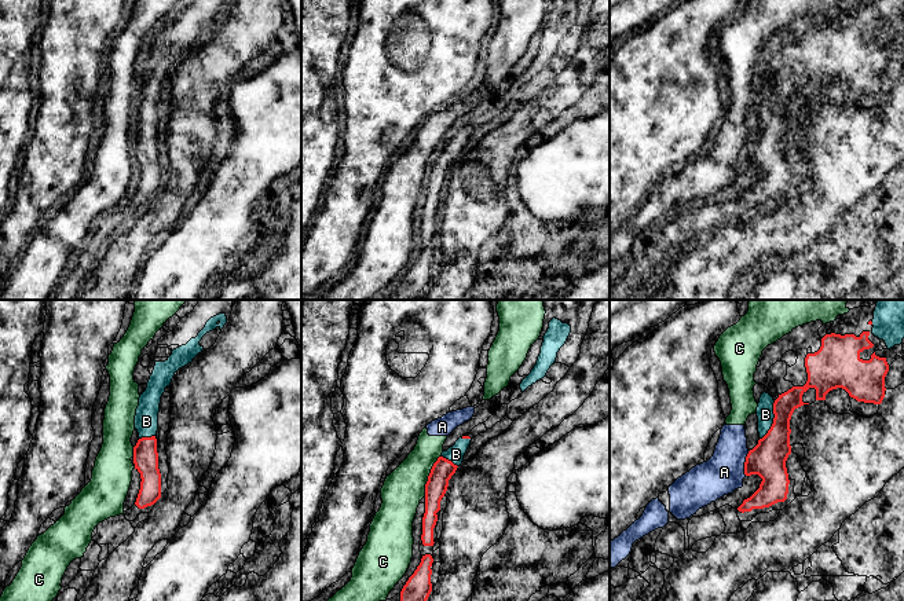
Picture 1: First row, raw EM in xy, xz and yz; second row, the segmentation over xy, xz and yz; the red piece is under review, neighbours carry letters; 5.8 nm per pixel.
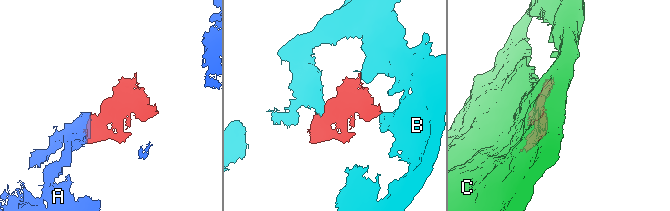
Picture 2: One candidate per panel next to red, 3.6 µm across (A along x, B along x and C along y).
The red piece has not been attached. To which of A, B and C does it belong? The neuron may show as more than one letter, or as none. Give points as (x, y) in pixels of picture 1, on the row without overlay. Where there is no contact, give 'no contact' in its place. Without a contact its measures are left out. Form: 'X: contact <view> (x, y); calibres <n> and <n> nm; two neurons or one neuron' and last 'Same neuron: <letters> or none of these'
A: contact yz (745, 156); calibres 220 and 240 nm; two neurons
B: contact yz (773, 112); calibres 220 and 100 nm; one neuron
C: contact xz (428, 168); calibres 130 and 240 nm; two neurons
Same neuron: B

